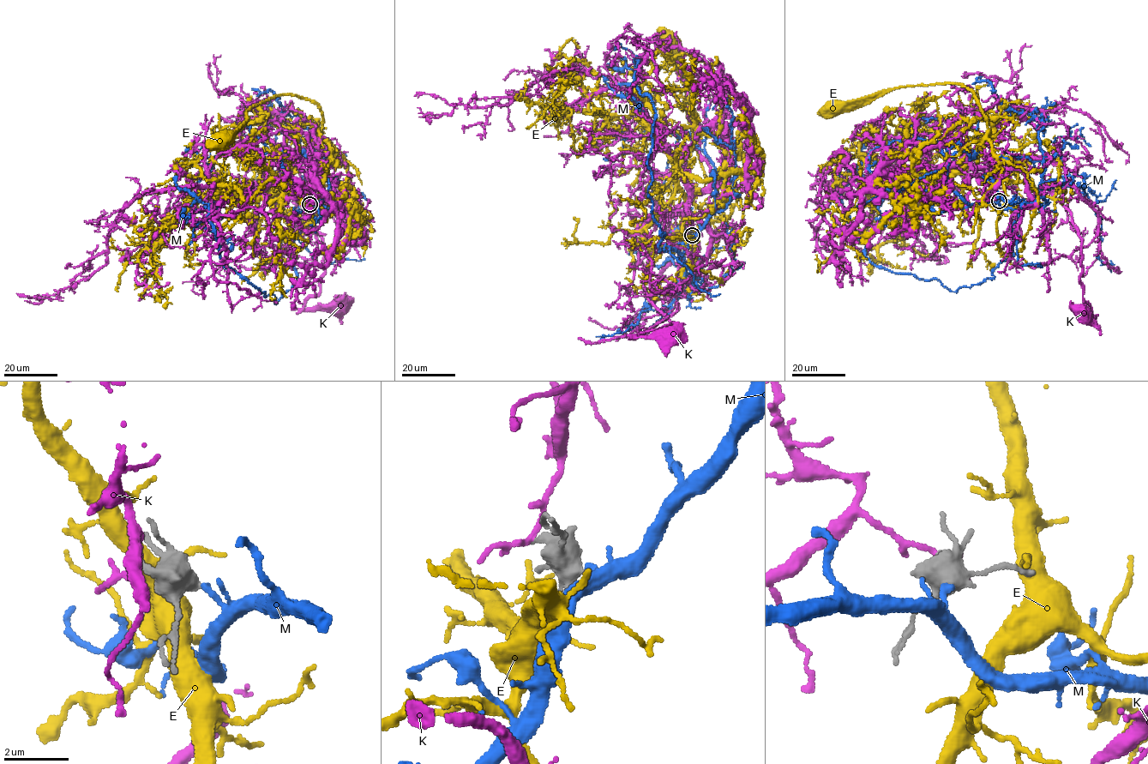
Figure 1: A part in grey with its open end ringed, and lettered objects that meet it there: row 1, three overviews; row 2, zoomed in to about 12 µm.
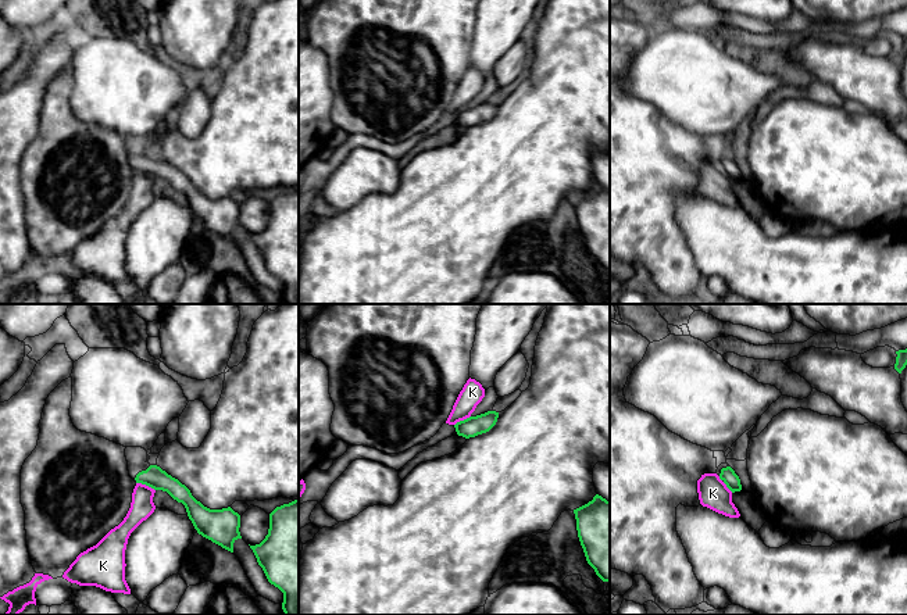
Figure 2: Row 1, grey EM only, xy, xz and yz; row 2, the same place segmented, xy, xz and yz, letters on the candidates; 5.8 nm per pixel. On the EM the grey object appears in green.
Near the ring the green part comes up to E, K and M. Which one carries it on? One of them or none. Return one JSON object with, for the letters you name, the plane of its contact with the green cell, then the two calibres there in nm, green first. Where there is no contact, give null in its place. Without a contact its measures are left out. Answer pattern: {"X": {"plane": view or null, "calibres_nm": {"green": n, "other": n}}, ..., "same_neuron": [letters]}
{"M": {"plane": null}, "same_neuron": ["M"]}

